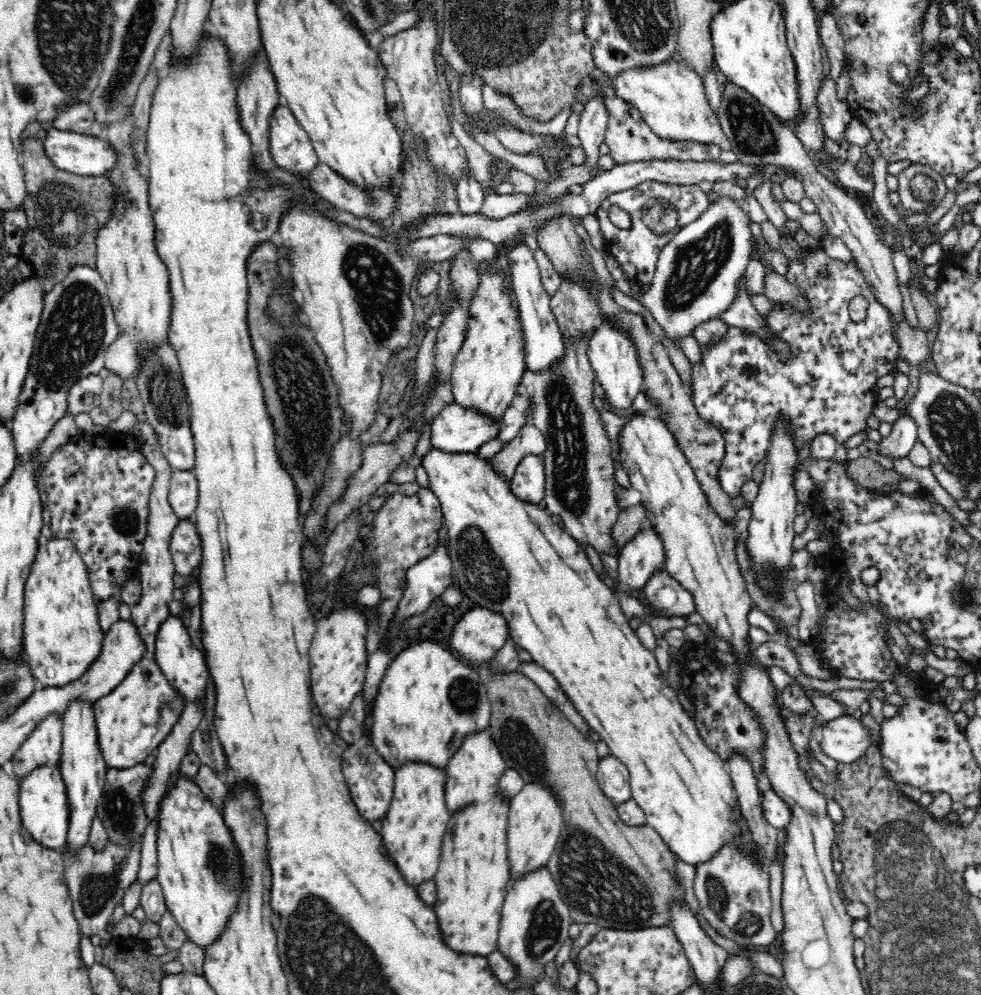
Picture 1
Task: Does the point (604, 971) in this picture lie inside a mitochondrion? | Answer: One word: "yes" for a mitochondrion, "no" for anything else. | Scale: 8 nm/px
no

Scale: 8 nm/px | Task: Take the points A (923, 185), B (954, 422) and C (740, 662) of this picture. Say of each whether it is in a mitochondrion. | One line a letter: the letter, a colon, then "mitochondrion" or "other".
A: mitochondrion
B: mitochondrion
C: other

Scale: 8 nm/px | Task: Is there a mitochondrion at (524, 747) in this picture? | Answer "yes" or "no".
yes

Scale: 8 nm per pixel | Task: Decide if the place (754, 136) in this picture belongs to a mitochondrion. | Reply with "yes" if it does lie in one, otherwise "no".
yes

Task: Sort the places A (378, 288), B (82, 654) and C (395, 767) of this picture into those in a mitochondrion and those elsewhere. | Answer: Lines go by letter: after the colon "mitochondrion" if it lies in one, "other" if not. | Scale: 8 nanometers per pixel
A: mitochondrion
B: other
C: other

